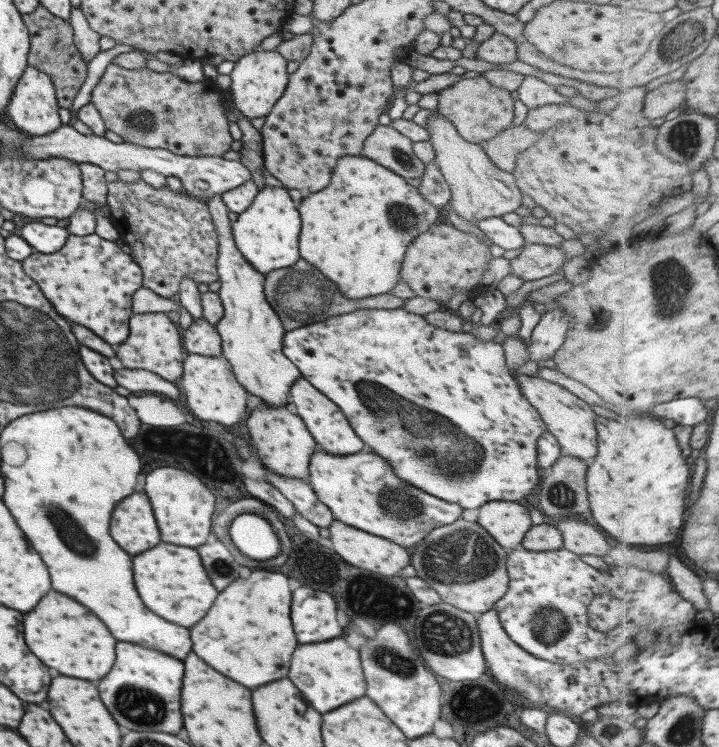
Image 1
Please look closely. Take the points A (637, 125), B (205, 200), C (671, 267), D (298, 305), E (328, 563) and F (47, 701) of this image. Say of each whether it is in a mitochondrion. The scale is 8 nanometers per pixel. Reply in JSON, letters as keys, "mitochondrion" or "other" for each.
{"A":"other","B":"other","C":"mitochondrion","D":"mitochondrion","E":"other","F":"other"}

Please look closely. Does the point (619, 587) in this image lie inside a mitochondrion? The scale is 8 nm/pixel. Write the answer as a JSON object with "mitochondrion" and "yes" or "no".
{"mitochondrion":"no"}

